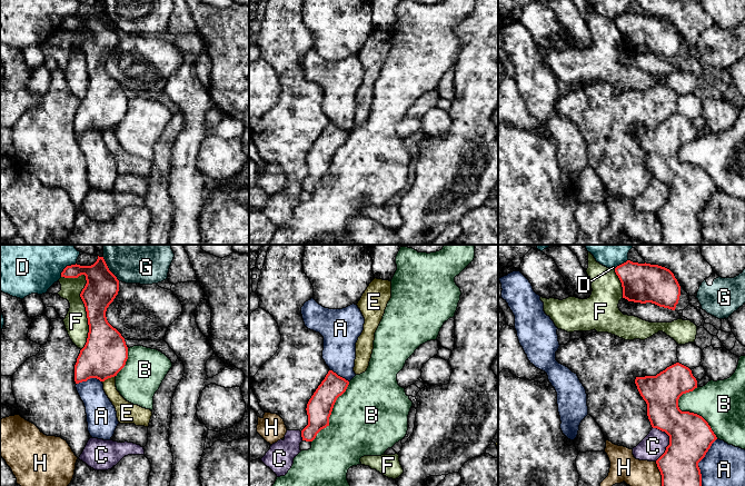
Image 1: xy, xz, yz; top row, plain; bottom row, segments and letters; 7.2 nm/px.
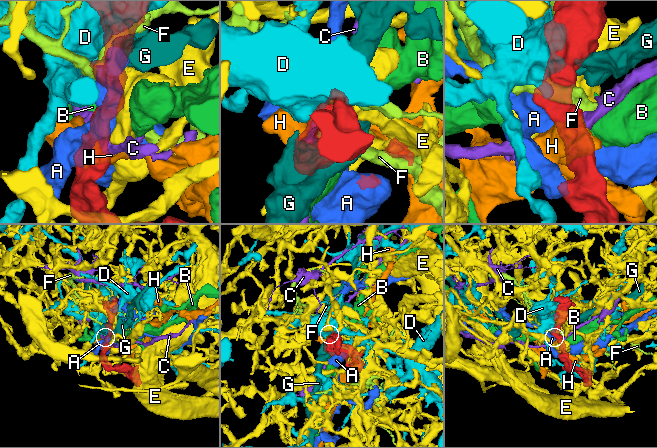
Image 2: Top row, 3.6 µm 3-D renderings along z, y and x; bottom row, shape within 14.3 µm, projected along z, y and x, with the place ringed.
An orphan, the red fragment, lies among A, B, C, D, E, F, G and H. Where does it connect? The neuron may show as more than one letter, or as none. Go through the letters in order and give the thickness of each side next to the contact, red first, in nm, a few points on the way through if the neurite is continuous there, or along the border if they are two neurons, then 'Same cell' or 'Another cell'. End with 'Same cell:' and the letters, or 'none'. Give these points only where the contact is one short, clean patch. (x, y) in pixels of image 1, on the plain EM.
A: Thickness 320 nm (red) against 320 nm. Another cell
B: Thickness 320 nm (red) against 340 nm. Another cell
C: Thickness 320 nm (red) against 180 nm. Another cell
D: Thickness 190 nm (red) against 320 nm. Boundary: xy (76, 13), (67, 17), (60, 27). Another cell
E: Thickness 320 nm (red) against 110 nm. Another cell
F: Thickness 240 nm (red) against 170 nm. Another cell
G: Thickness 240 nm (red) against 260 nm. Another cell
H: Thickness 280 nm (red) against 220 nm. Another cell
Same cell: none

